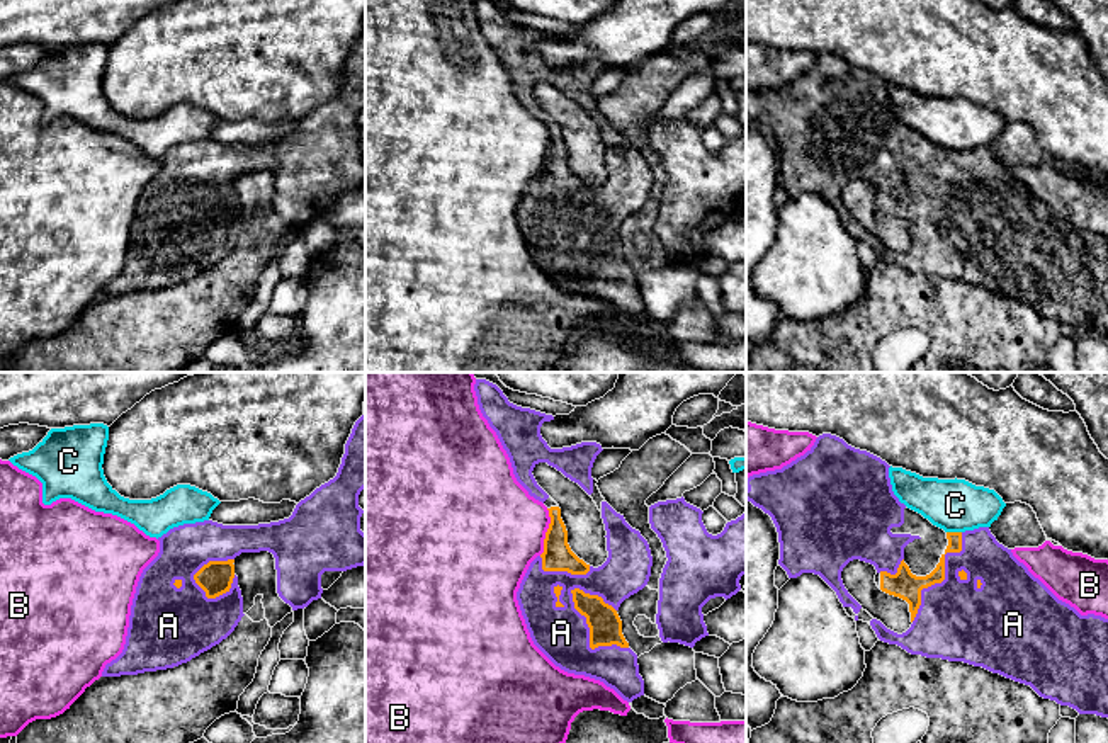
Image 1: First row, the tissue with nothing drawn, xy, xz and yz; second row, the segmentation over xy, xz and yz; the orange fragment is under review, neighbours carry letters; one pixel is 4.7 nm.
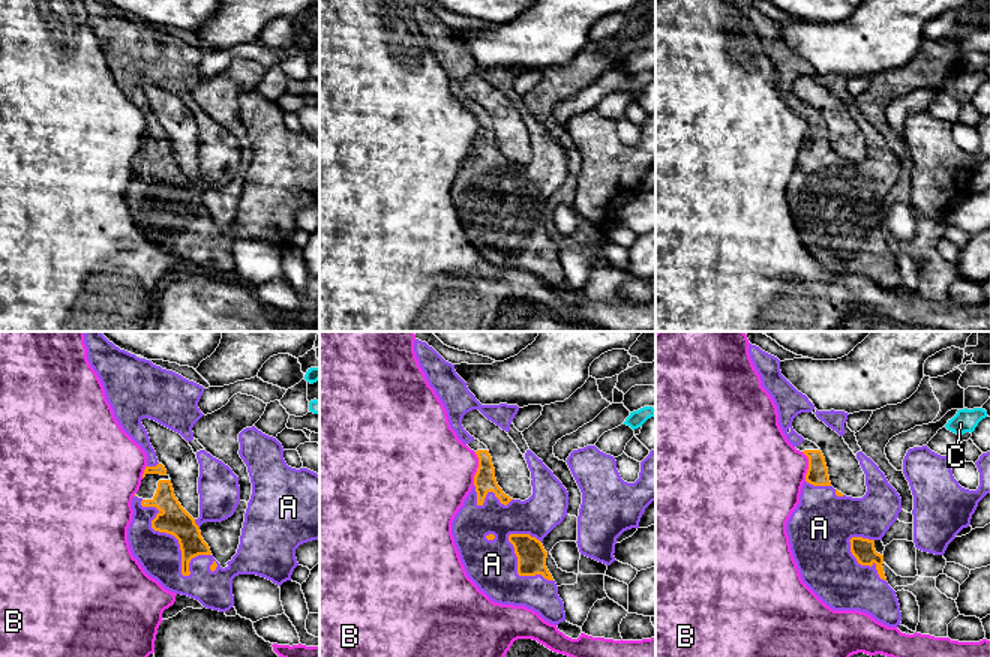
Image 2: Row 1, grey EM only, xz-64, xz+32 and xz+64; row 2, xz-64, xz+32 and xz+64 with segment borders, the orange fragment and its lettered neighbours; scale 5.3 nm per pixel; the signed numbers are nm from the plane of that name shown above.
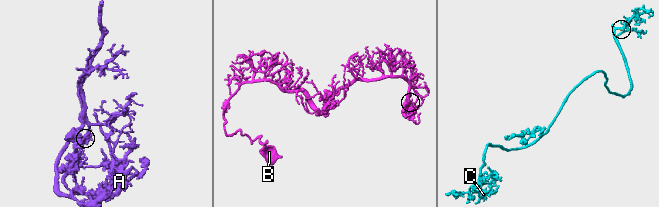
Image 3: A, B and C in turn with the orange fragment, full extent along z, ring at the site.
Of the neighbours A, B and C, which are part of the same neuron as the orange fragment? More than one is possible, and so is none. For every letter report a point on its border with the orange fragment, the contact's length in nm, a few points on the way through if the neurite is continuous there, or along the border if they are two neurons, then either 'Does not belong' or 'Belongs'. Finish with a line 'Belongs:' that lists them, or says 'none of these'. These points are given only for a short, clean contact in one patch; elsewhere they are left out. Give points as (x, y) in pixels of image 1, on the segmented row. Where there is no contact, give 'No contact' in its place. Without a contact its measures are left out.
A: Touches orange at xz (590, 636). Shared border 400 nm. Belongs
B: Touches orange at xz (546, 533). Shared border 220 nm. Boundary: xz (548, 509), (549, 527), (544, 550), (539, 555). Does not belong
C: Touches orange at yz (954, 533). Shared border 70 nm. Boundary: yz (947, 531), (961, 533). Does not belong
Belongs: A

